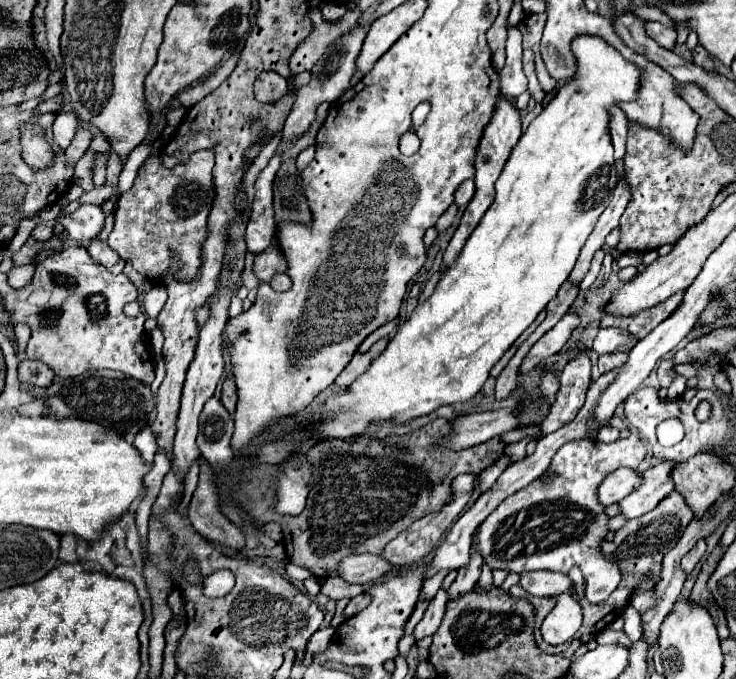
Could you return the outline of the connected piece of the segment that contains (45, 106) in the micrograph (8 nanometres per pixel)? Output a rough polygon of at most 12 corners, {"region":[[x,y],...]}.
{"region":[[63,95],[42,102],[35,112],[57,113],[63,105]]}

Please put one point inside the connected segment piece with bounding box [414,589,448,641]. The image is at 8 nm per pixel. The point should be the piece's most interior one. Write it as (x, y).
(430, 622)

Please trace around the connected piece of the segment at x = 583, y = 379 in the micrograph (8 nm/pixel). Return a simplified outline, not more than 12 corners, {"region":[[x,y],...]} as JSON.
{"region":[[580,351],[562,369],[544,435],[576,417],[590,385],[590,359]]}

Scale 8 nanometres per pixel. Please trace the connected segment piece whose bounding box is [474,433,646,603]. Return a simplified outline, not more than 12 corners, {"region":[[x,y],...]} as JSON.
{"region":[[564,443],[474,531],[490,569],[580,567],[586,599],[620,583],[596,487],[646,443]]}

